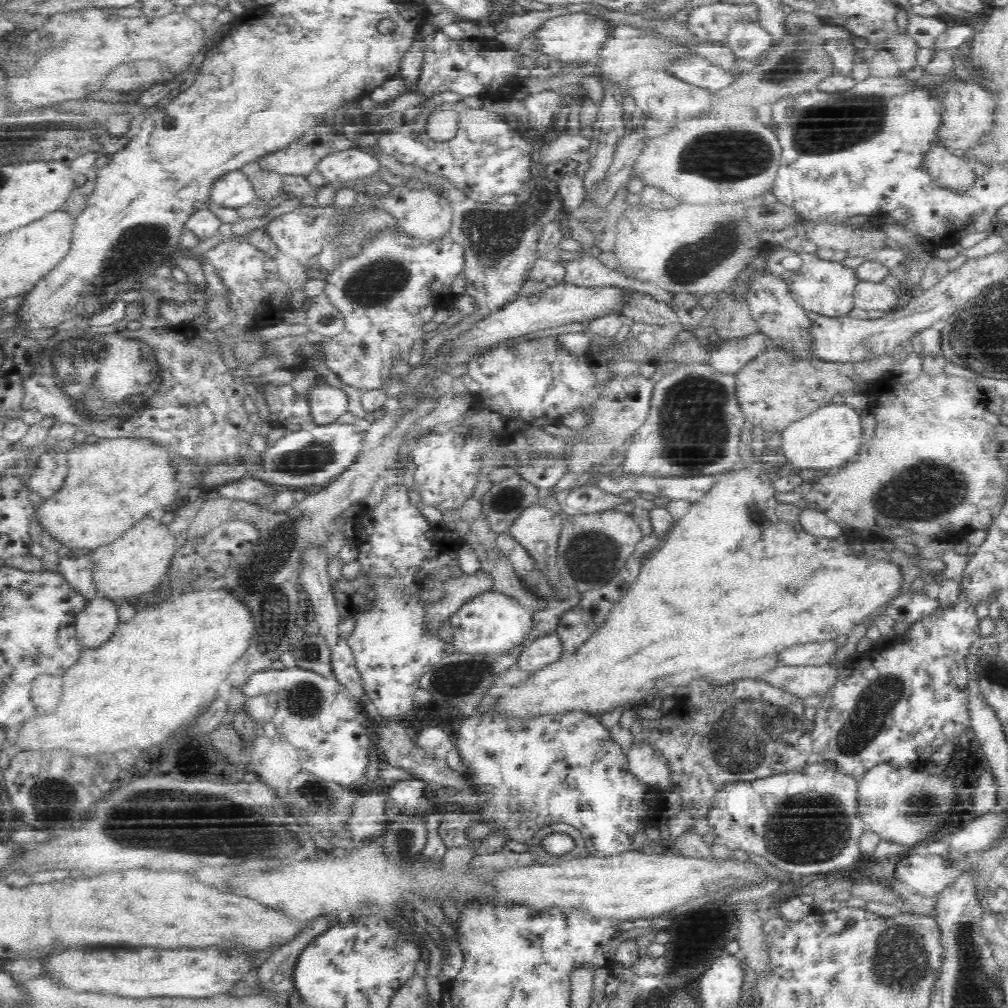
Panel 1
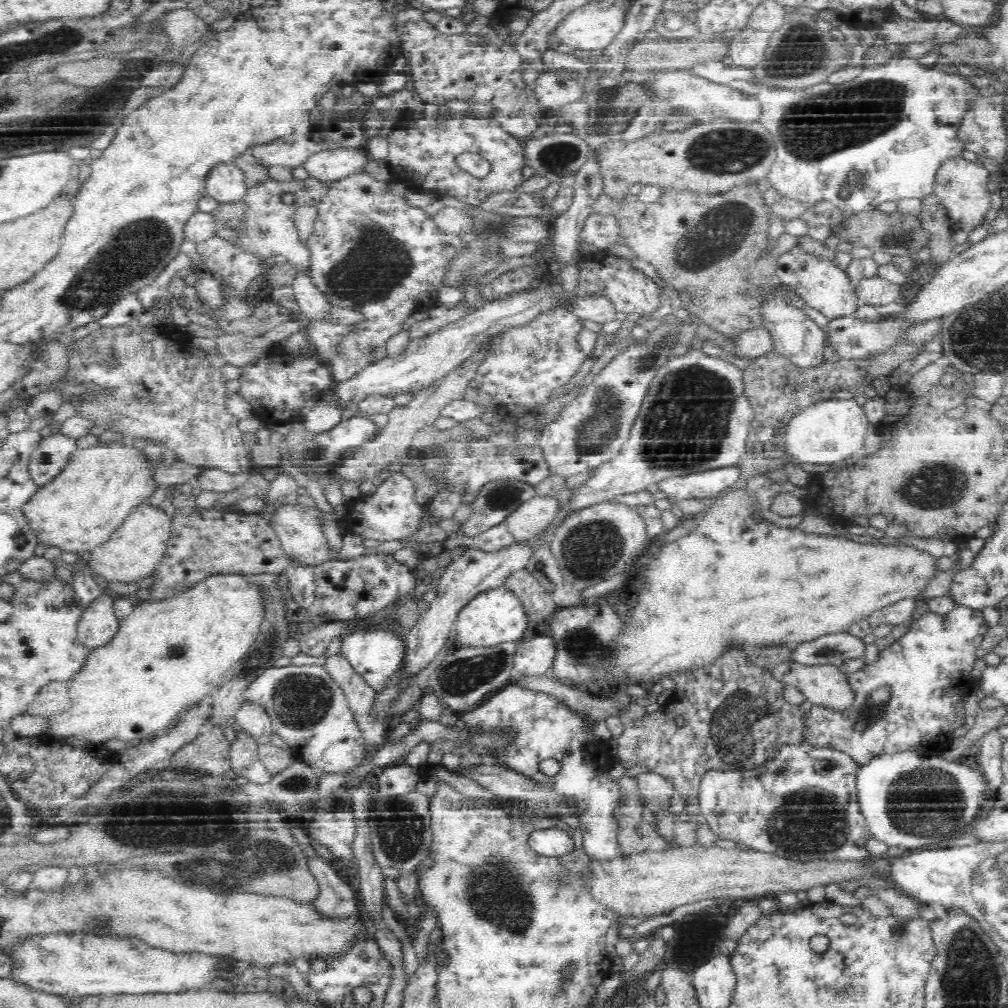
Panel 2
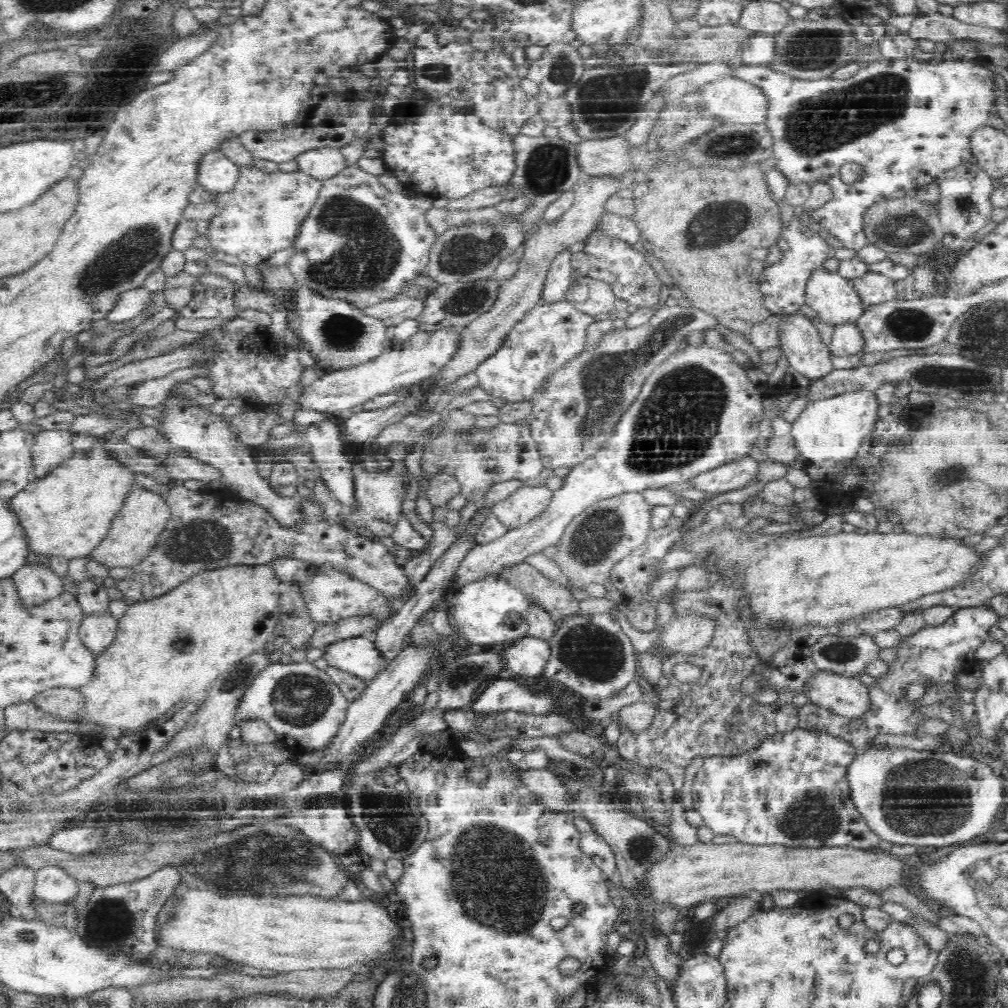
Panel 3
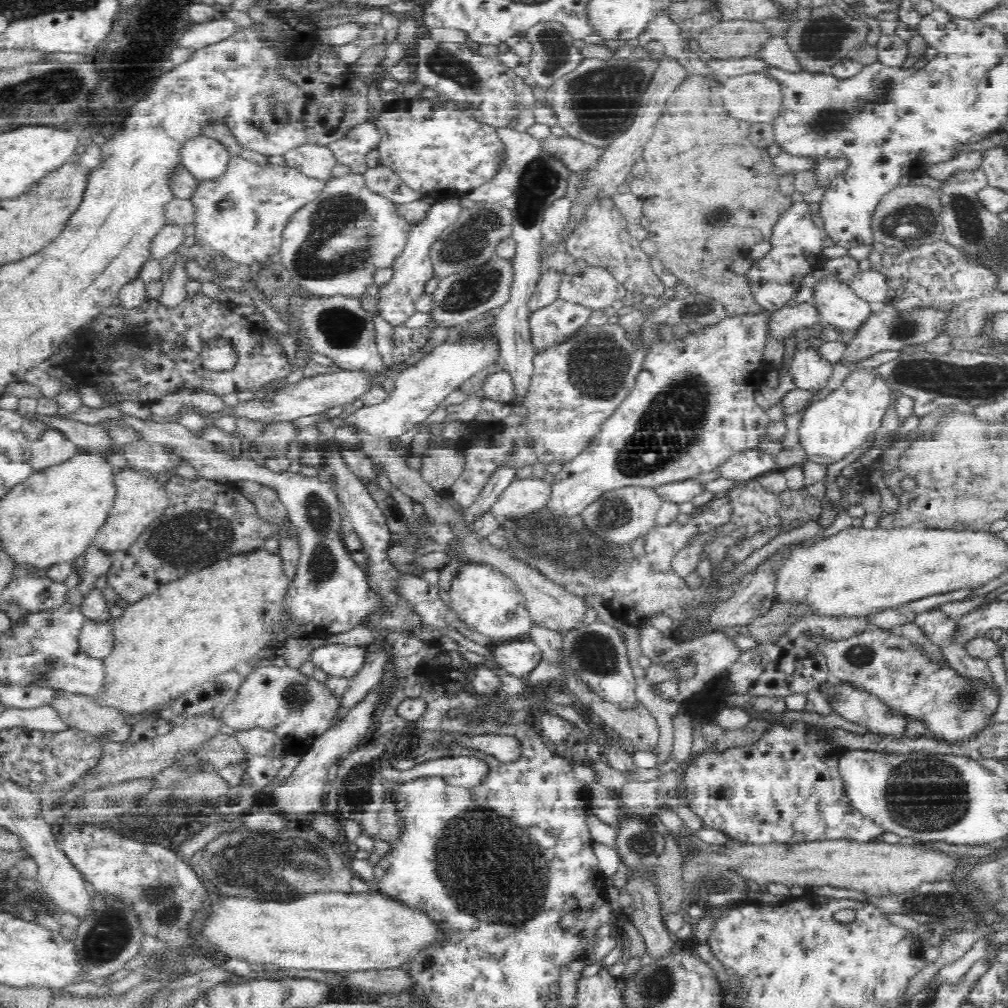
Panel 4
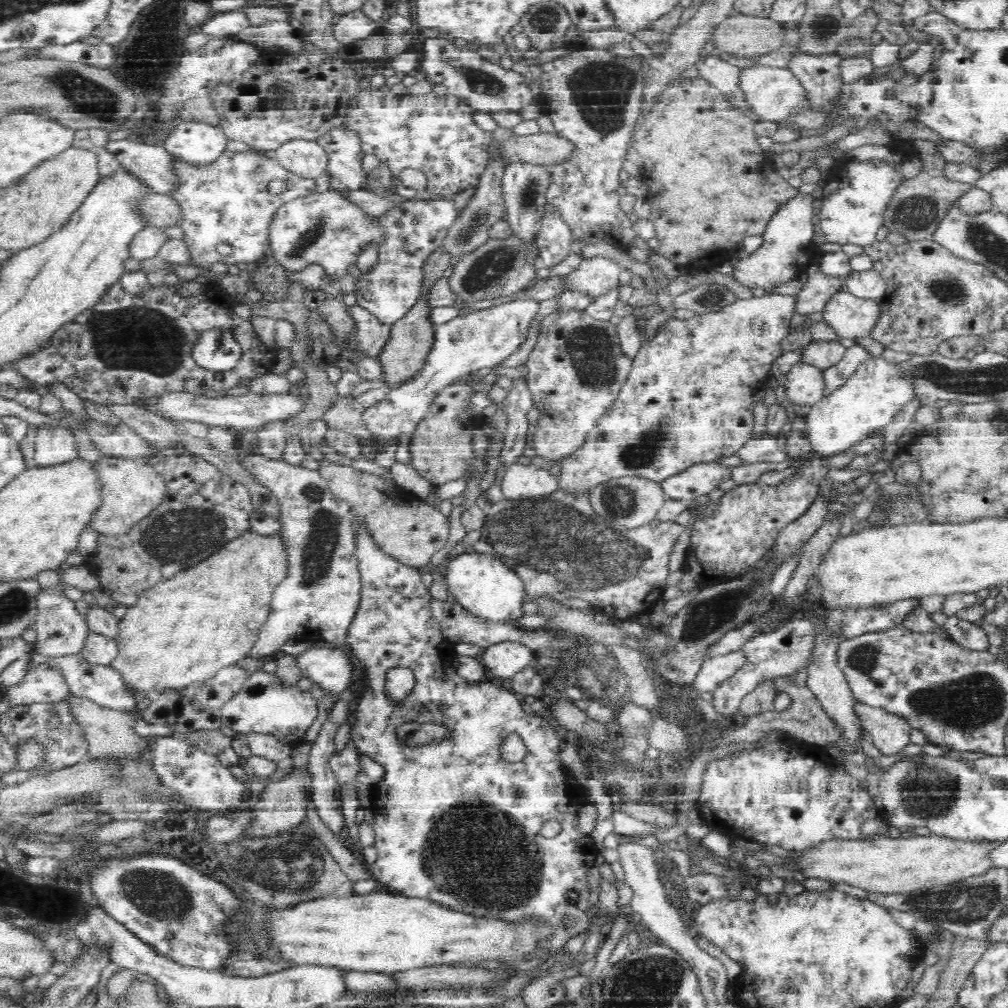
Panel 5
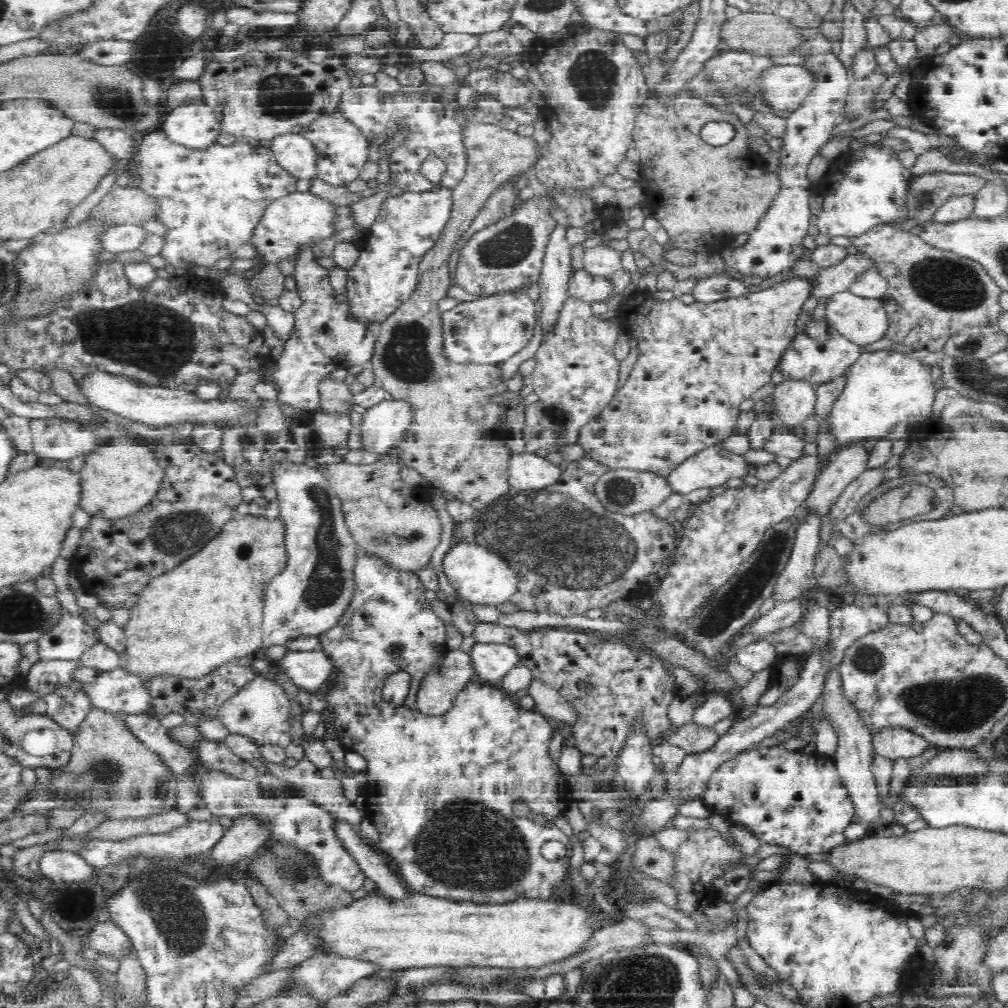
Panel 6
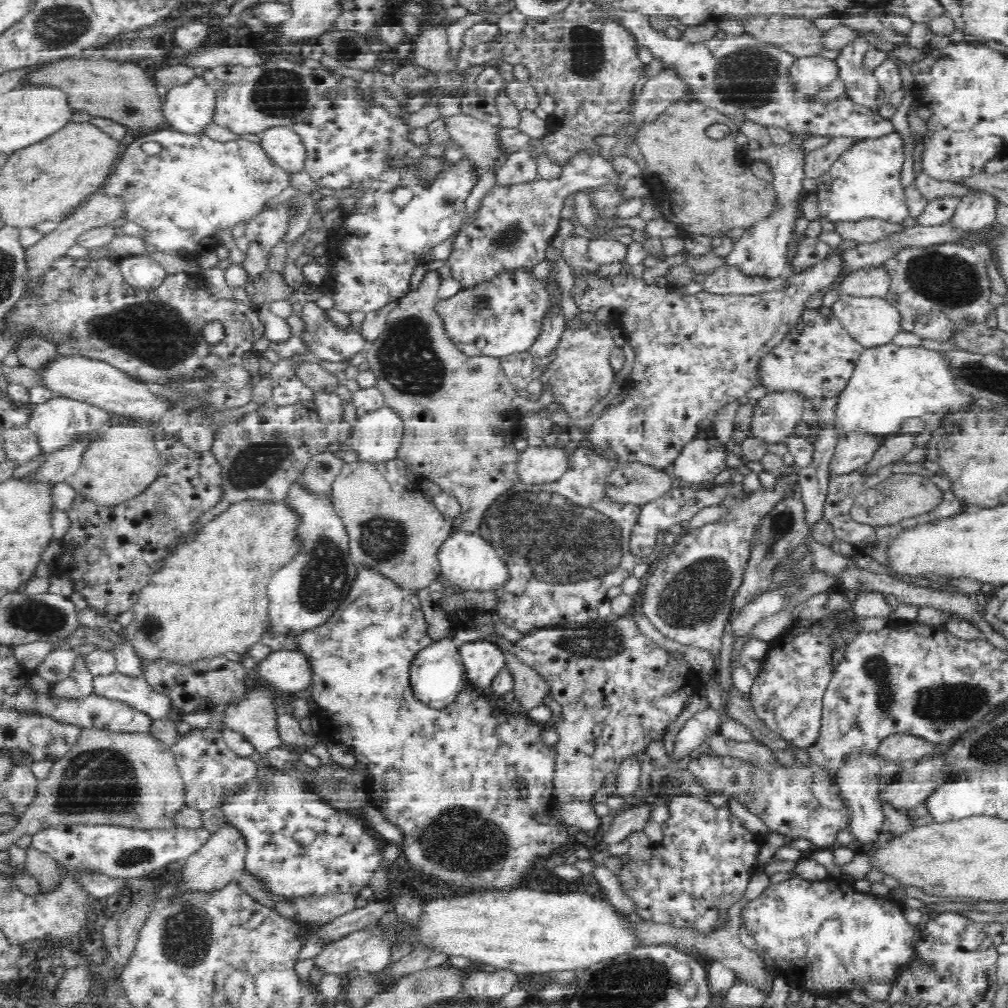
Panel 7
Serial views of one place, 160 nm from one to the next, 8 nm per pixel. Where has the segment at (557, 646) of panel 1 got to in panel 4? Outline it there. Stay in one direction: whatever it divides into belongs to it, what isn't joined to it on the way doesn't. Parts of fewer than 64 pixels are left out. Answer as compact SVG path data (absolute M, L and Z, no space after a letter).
M528 638L523 641L504 642L492 654L500 668L522 679L534 672L544 659L542 648Z

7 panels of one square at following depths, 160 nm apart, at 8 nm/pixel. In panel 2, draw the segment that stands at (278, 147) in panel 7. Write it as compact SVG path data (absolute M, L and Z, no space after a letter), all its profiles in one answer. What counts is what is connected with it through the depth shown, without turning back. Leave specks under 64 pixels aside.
M334 149L311 156L303 167L311 177L327 185L347 179L364 170L379 170L370 160L369 154L360 150Z

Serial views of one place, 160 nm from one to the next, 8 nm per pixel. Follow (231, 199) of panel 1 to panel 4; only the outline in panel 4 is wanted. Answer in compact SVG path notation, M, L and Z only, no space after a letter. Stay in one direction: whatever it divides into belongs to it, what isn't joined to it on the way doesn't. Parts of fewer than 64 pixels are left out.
M207 136L186 144L182 159L185 169L205 183L222 179L231 162L230 153Z

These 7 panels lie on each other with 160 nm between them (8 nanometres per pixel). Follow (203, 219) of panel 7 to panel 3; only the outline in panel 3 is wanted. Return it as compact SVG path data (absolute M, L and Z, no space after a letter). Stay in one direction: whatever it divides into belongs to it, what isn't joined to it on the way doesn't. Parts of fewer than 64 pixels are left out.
M255 167L241 168L236 190L216 196L214 202L225 207L211 219L210 245L224 254L239 258L245 264L265 262L274 252L294 246L303 220L319 198L323 181L302 171L265 173Z

